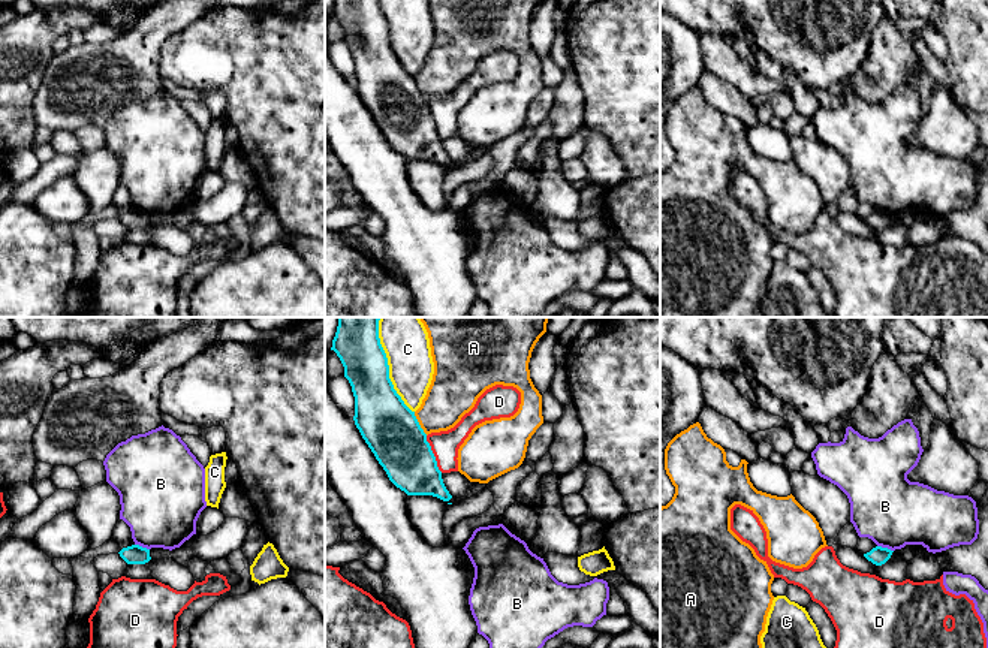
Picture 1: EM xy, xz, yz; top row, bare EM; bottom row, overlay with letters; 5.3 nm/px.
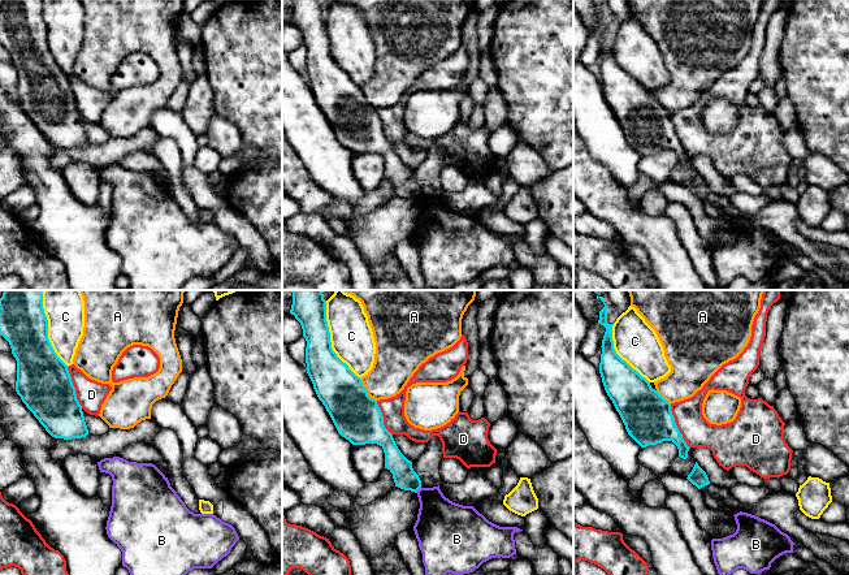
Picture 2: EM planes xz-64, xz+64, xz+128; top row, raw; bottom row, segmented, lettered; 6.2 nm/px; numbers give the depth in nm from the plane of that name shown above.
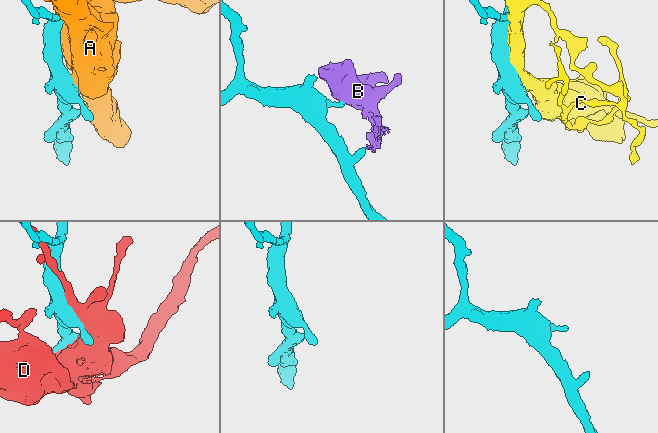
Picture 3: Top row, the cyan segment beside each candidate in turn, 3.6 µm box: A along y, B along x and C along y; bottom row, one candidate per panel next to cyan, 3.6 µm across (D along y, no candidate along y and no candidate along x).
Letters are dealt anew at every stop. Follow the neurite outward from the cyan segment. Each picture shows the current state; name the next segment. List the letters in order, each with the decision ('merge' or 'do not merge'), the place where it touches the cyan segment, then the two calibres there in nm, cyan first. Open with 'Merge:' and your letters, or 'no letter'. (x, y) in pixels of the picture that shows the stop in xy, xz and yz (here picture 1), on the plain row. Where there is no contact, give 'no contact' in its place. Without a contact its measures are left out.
Merge: no letter
A: do not merge; contact xz (418, 89); calibres 300 and 260 nm
B: do not merge; contact yz (885, 213); calibres 100 and 380 nm
C: do not merge; contact xz (388, 39); calibres 280 and 240 nm
D: do not merge; contact xz (433, 118); calibres 300 and 150 nm

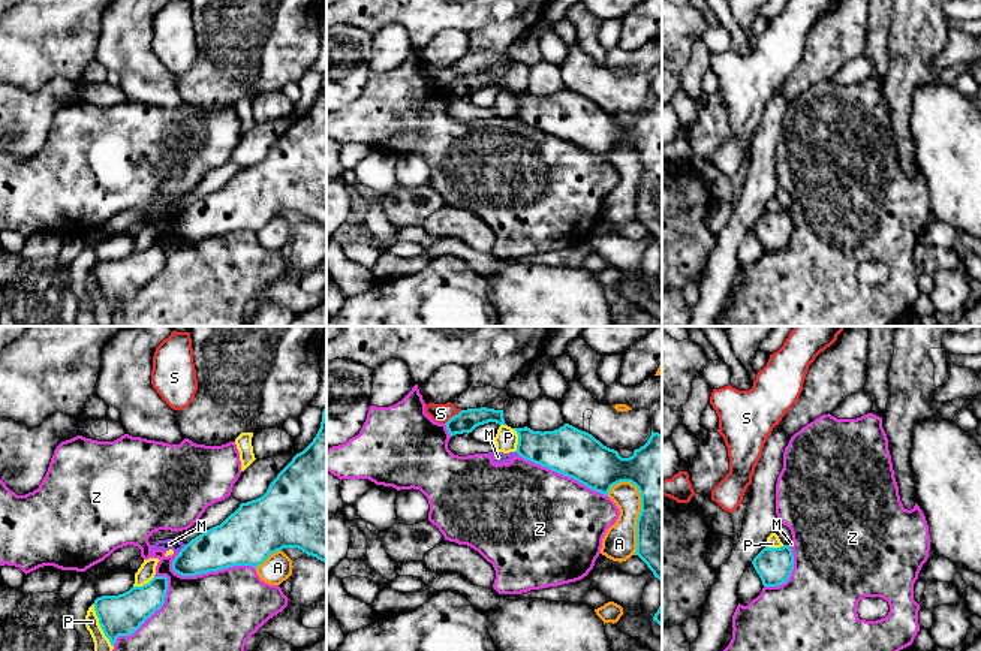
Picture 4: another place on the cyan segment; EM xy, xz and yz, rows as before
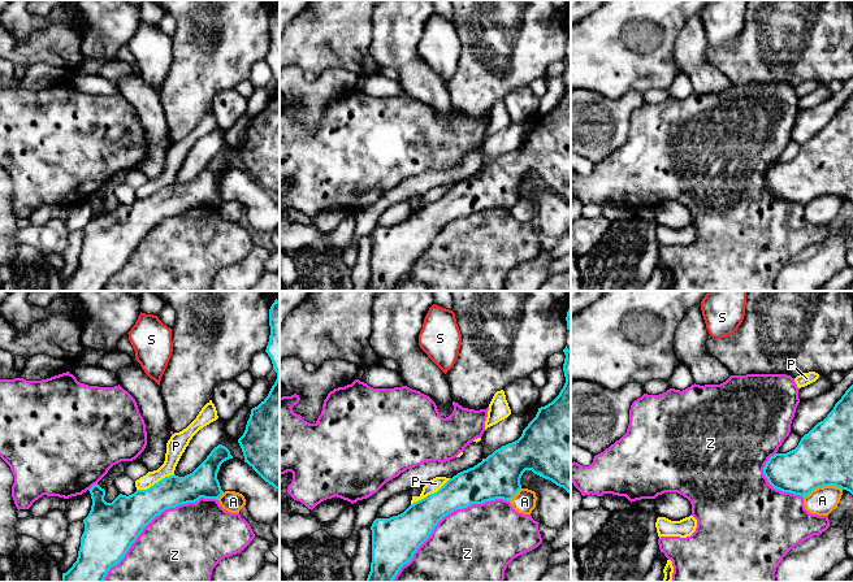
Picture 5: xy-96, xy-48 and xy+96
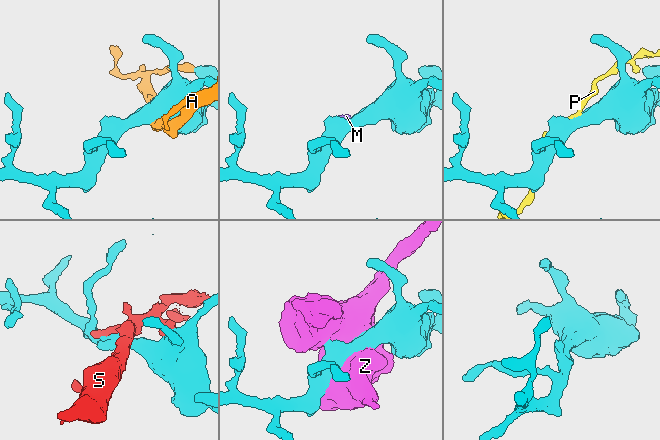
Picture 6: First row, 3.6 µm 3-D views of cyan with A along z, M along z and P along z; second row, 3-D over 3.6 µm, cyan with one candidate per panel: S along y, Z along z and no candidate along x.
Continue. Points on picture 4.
Merge: no letter
A: do not merge; contact xz (640, 178); calibres 300 and 190 nm
M: do not merge; contact xy (183, 213); calibres 240 and 60 nm
P: do not merge; contact xy (101, 291); calibres 220 and 100 nm
S: do not merge; contact xz (453, 81); calibres 120 and 100 nm
Z: do not merge; contact xy (210, 235); calibres 280 and 480 nm

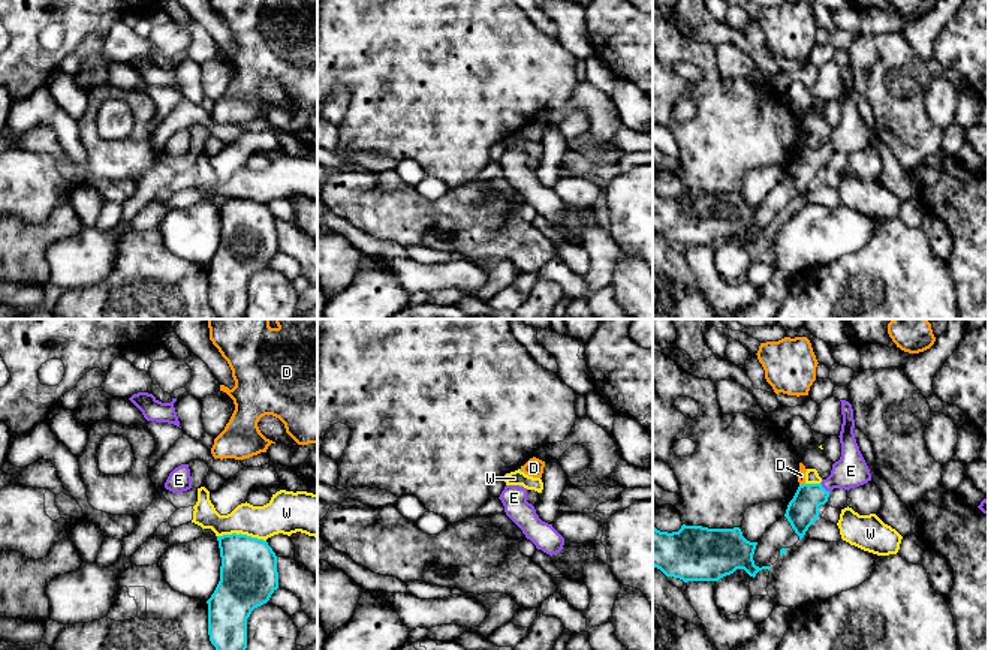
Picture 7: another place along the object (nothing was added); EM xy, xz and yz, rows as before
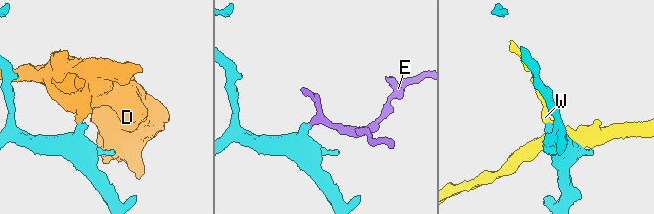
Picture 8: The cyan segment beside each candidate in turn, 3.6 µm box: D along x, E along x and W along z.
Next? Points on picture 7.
Merge: E
D: do not merge; contact yz (803, 149); calibres 170 and 50 nm
E: merge; contact yz (824, 153); calibres 170 and 180 nm
W: do not merge; contact xy (240, 198); calibres 300 and 190 nm

